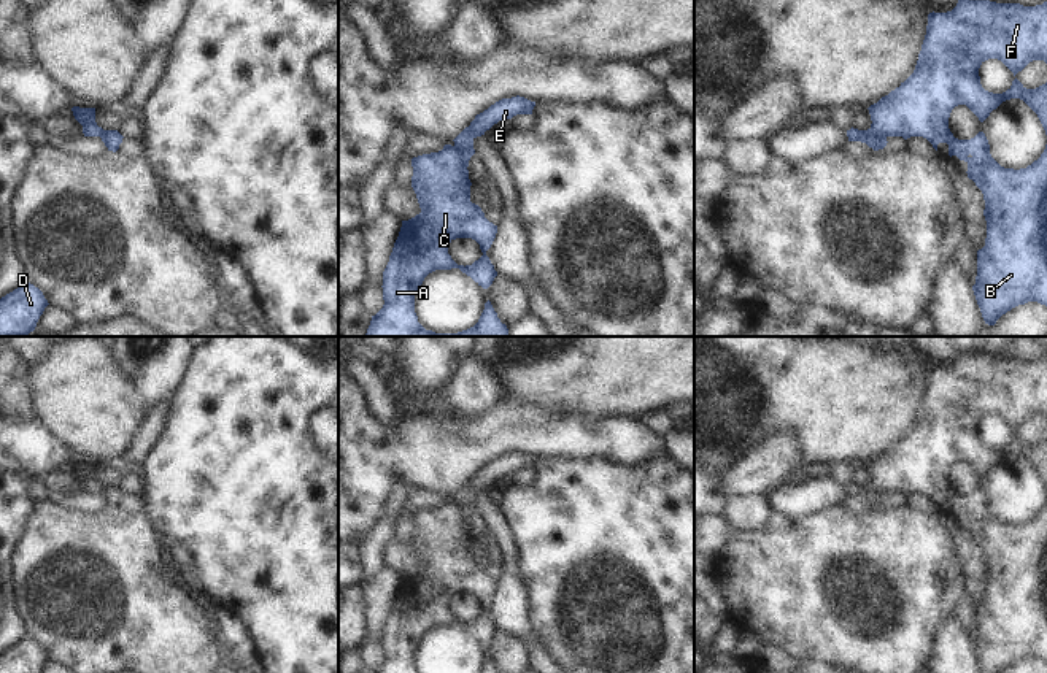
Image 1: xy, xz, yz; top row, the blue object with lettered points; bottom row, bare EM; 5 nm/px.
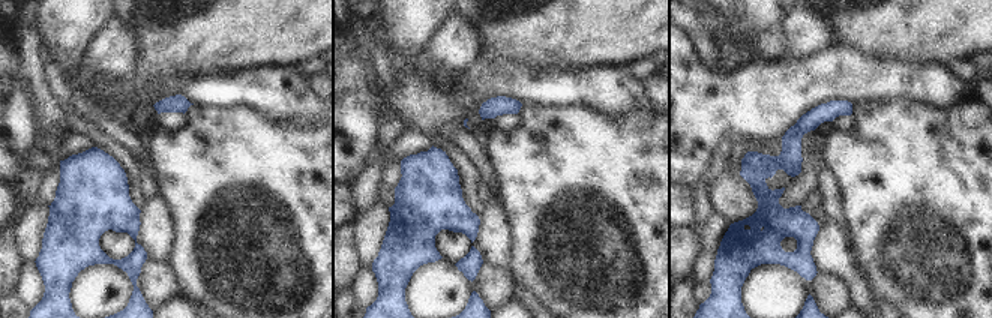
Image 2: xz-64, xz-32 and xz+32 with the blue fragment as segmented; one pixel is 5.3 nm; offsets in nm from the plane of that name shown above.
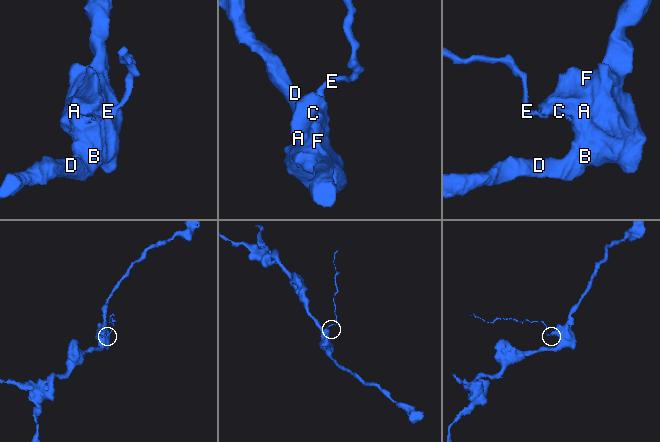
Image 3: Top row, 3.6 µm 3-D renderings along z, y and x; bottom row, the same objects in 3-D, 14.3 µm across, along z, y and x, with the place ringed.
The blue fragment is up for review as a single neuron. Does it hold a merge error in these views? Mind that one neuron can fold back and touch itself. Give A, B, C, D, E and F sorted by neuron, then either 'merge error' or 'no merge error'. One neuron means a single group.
A B C D F / E | merge error

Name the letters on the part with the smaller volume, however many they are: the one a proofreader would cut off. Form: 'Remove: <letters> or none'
Remove: E

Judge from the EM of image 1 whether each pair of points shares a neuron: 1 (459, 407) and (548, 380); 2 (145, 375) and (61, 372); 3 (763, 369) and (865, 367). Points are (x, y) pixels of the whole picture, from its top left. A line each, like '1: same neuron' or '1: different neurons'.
1: different neurons
2: different neurons
3: same neuron

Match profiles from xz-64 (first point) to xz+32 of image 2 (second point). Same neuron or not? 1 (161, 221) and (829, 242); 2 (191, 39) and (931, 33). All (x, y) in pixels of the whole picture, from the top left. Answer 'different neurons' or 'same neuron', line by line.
1: same neuron
2: same neuron

